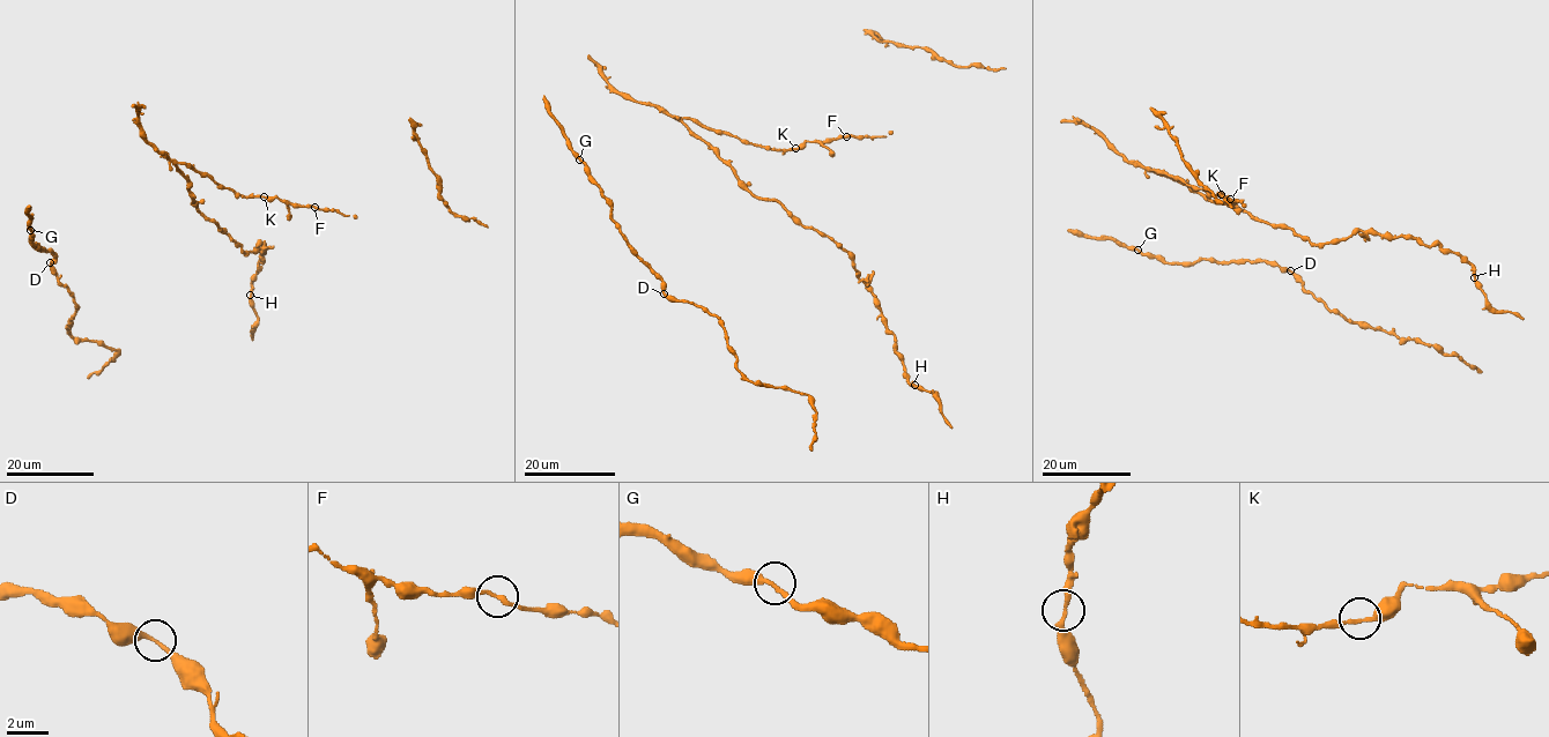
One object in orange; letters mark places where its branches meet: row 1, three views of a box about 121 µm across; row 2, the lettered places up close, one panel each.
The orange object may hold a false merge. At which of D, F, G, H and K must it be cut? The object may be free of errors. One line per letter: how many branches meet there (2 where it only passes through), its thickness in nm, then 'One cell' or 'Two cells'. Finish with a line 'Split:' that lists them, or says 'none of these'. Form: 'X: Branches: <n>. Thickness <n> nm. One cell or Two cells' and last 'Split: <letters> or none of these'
D: Branches: 2. Thickness 220 nm. One cell
F: Branches: 2. Thickness 200 nm. One cell
G: Branches: 2. Thickness 240 nm. One cell
H: Branches: 2. Thickness 240 nm. One cell
K: Branches: 2. Thickness 190 nm. One cell
Split: none of these

